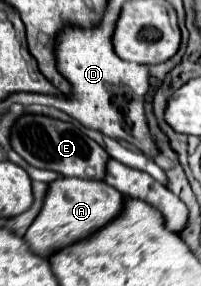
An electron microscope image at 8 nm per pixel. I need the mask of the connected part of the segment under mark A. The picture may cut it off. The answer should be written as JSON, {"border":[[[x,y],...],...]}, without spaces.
{"border":[[[59,177],[57,181],[53,181],[47,187],[43,207],[41,207],[39,215],[35,217],[35,221],[31,223],[31,227],[27,229],[25,241],[37,255],[47,257],[57,247],[71,245],[87,235],[91,235],[93,231],[97,231],[99,227],[109,223],[115,215],[119,215],[121,209],[123,209],[123,195],[117,189],[113,189],[111,185],[107,185],[103,181],[95,181],[95,179]]]}

